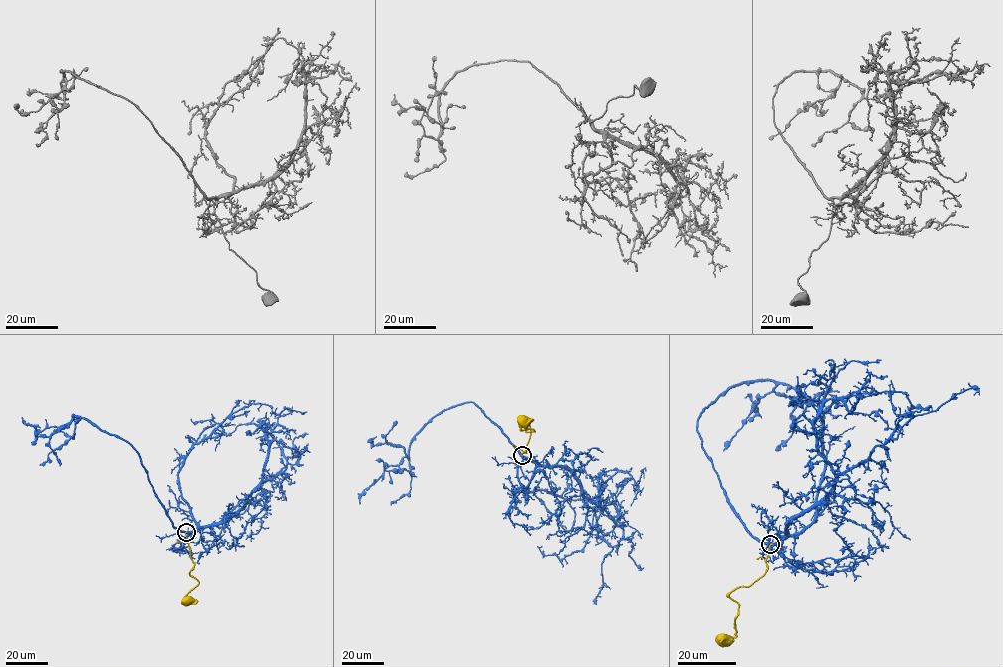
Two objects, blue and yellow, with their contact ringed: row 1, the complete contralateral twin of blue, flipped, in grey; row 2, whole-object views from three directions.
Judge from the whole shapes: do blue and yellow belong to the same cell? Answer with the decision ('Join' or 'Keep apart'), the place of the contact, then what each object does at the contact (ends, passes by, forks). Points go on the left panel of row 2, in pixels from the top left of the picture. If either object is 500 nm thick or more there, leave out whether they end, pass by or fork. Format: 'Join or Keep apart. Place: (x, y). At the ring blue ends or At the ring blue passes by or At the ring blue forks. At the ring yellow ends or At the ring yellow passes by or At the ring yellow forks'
Join. Place: (186, 532)

